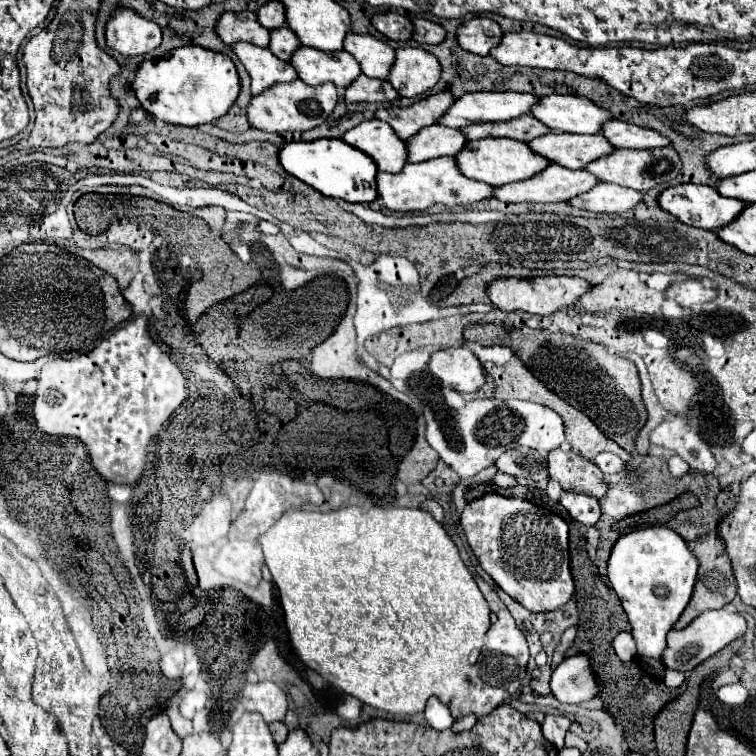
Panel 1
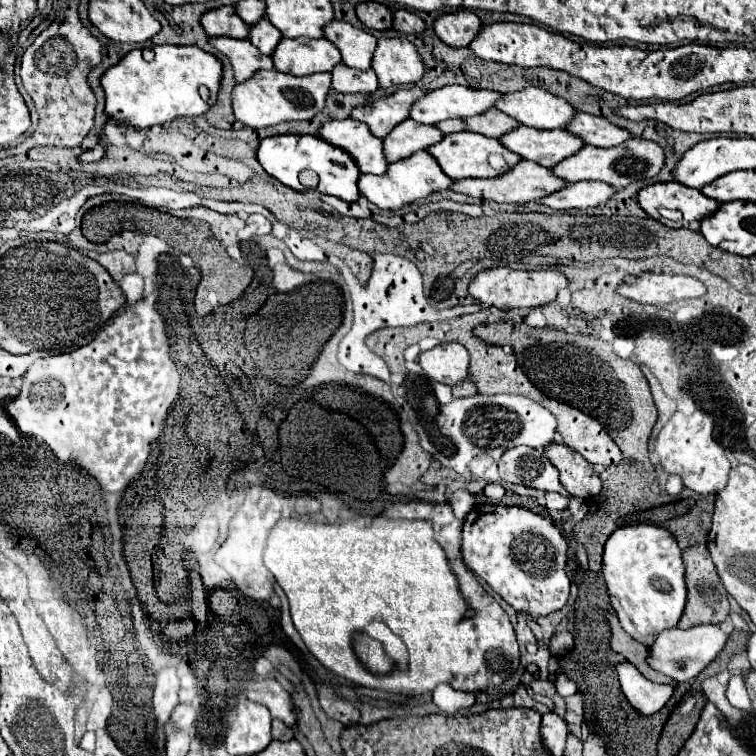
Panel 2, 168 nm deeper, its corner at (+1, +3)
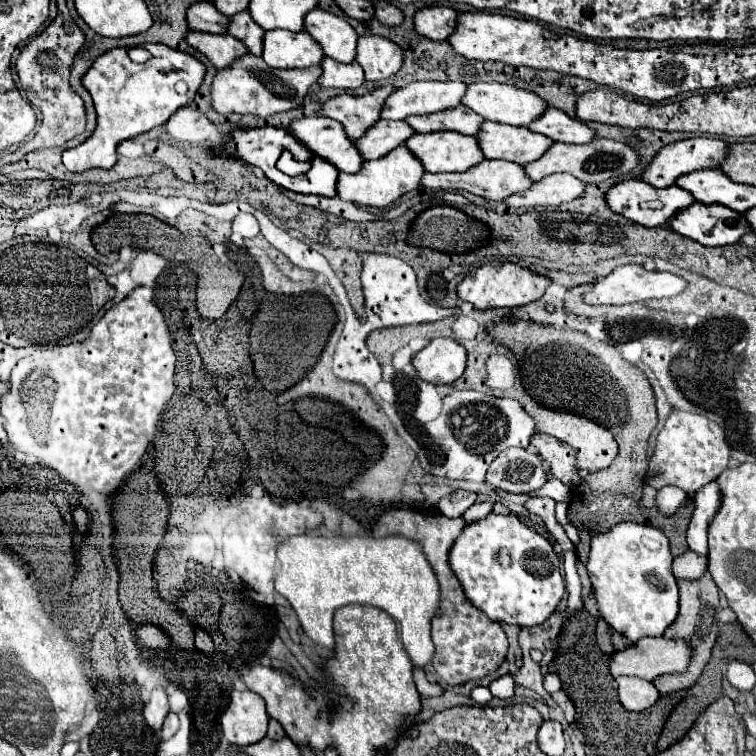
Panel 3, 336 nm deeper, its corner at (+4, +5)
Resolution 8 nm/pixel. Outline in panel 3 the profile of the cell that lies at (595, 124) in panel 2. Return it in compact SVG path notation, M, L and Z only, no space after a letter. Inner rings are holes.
M546 109L538 119L528 123L528 129L562 143L588 143L596 139L596 133L582 121L568 117L560 109Z

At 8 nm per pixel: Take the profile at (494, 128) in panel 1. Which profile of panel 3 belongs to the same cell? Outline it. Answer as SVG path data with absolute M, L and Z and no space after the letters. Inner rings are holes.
M458 105L454 109L444 109L432 115L410 115L404 119L416 133L434 133L434 131L456 131L462 135L476 135L482 117L472 113L472 109Z

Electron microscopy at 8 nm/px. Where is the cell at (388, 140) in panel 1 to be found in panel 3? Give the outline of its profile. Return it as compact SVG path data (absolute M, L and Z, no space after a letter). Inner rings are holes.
M302 117L294 119L288 131L314 153L316 157L332 163L338 171L356 173L362 165L362 157L354 147L354 141L344 137L344 127L328 117Z

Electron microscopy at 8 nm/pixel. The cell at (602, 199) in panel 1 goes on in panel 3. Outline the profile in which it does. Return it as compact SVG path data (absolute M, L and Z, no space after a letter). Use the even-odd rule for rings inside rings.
M552 173L536 183L532 183L530 189L522 193L514 193L504 199L508 207L548 207L548 205L560 205L566 201L574 201L584 193L584 183L576 181L570 173Z

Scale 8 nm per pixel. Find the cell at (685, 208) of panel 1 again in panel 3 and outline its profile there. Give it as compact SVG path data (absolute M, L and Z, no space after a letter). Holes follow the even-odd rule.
M628 179L628 181L622 181L622 183L608 189L606 203L614 213L618 213L618 215L622 215L622 217L626 217L638 225L660 227L660 225L666 225L672 219L672 215L676 215L680 209L684 209L686 205L690 205L694 201L678 185L672 185L666 189L656 189L652 185L644 185L642 181Z

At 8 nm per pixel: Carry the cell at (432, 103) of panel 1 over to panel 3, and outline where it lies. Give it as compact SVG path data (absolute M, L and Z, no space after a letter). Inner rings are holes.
M384 85L366 95L336 95L322 103L320 113L344 125L344 131L350 141L356 141L366 133L366 129L378 121L380 109L386 97L392 93L392 85Z

